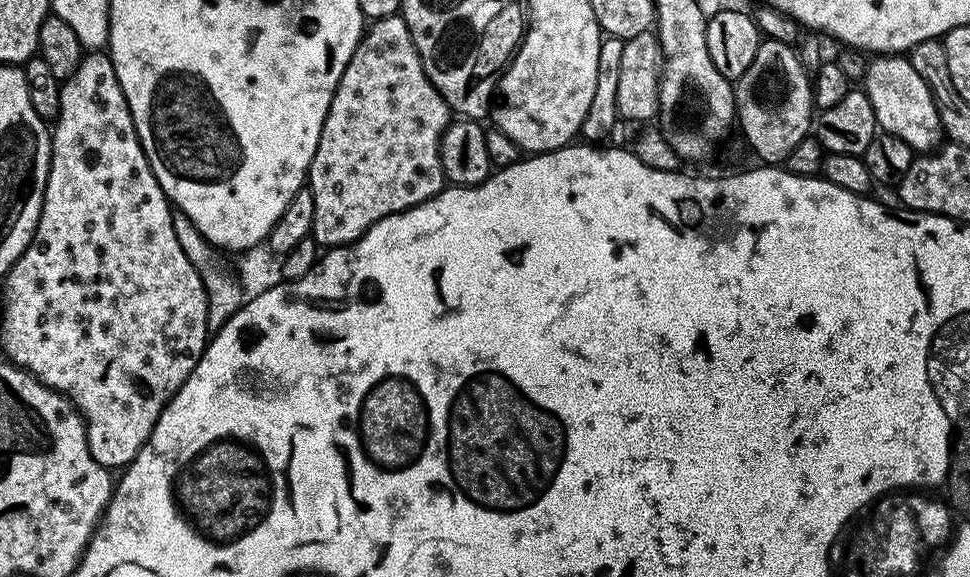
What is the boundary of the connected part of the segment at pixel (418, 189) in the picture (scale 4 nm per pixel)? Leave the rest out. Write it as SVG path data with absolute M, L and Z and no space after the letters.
M403 15L384 16L381 20L371 21L370 27L360 38L360 44L354 50L338 86L334 90L334 98L330 102L330 110L326 114L326 122L322 126L322 134L318 138L318 150L314 150L314 158L308 167L306 187L314 194L314 222L312 223L311 237L321 249L340 248L344 244L352 244L374 222L386 218L390 214L404 212L408 208L426 202L430 197L444 191L446 181L442 170L440 157L440 139L448 129L450 123L450 109L435 86L430 82L426 70L422 66L422 58L412 41L410 30L406 26Z

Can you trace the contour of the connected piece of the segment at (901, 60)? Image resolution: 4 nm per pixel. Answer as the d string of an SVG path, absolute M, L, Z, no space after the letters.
M880 54L869 59L862 90L870 98L870 106L874 106L877 125L883 131L902 138L902 142L912 147L913 153L927 154L941 143L942 129L936 104L926 82L922 82L907 55Z

